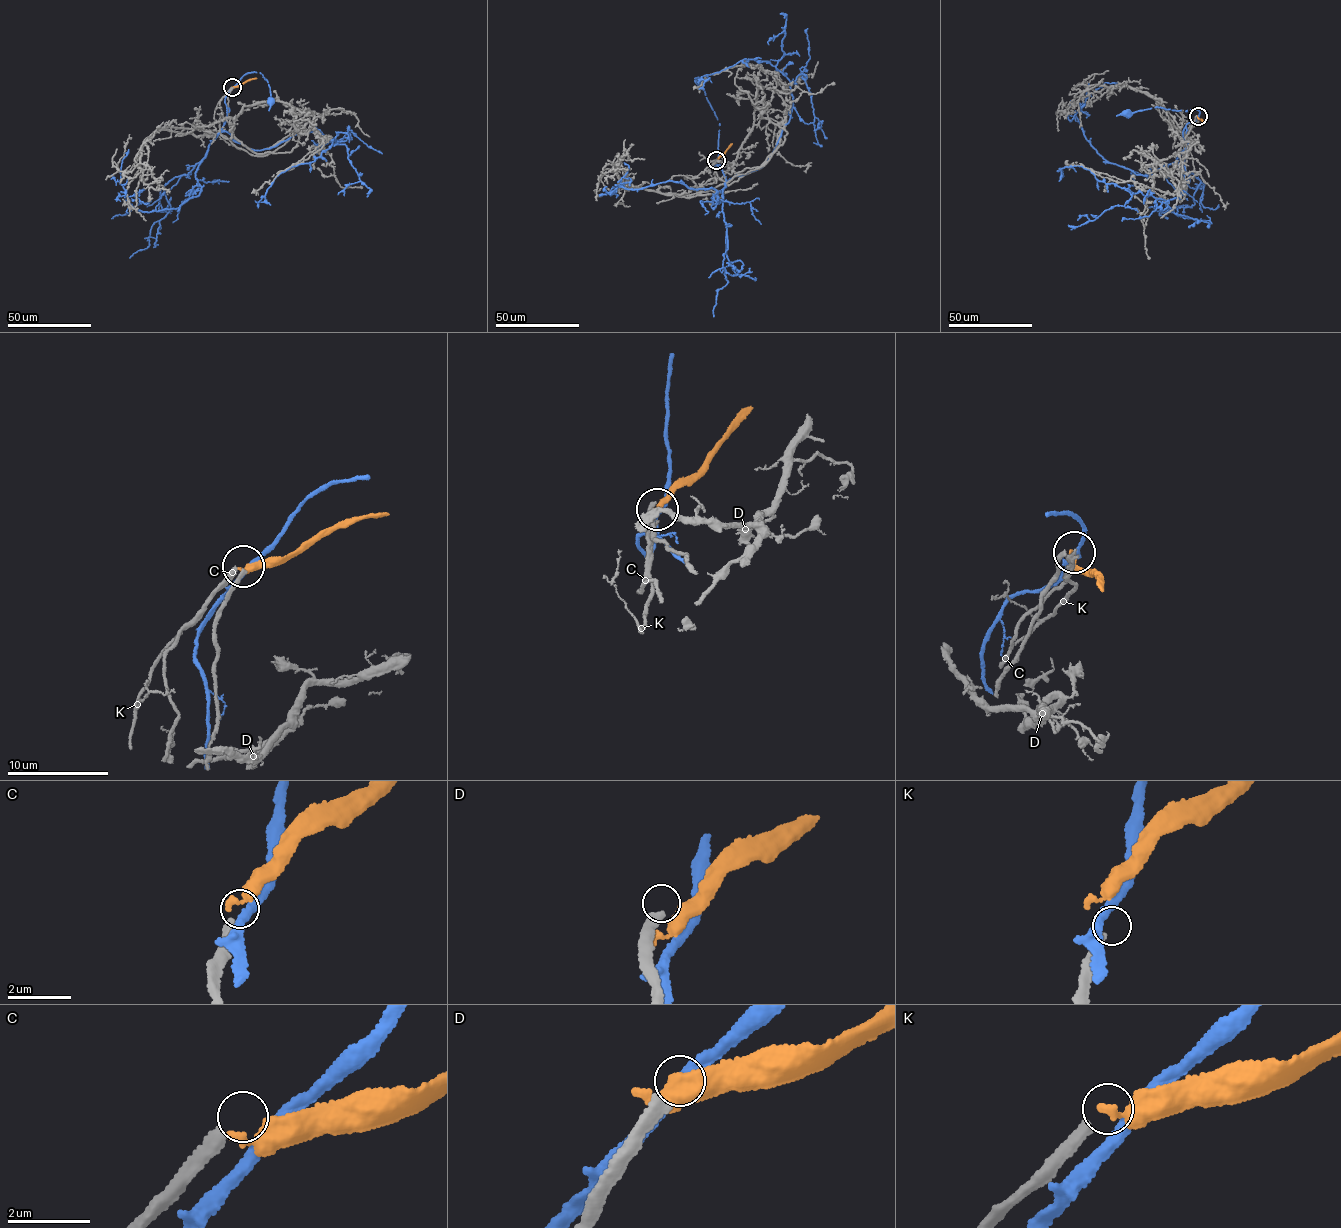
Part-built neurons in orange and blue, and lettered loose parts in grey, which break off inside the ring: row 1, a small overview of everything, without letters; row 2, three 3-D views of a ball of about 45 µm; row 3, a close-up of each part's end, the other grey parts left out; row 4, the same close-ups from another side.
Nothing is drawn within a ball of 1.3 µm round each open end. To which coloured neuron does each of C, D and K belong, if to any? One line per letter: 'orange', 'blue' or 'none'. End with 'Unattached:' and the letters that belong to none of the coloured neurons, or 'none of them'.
C: none
D: none
K: none
Unattached: C, D, K

